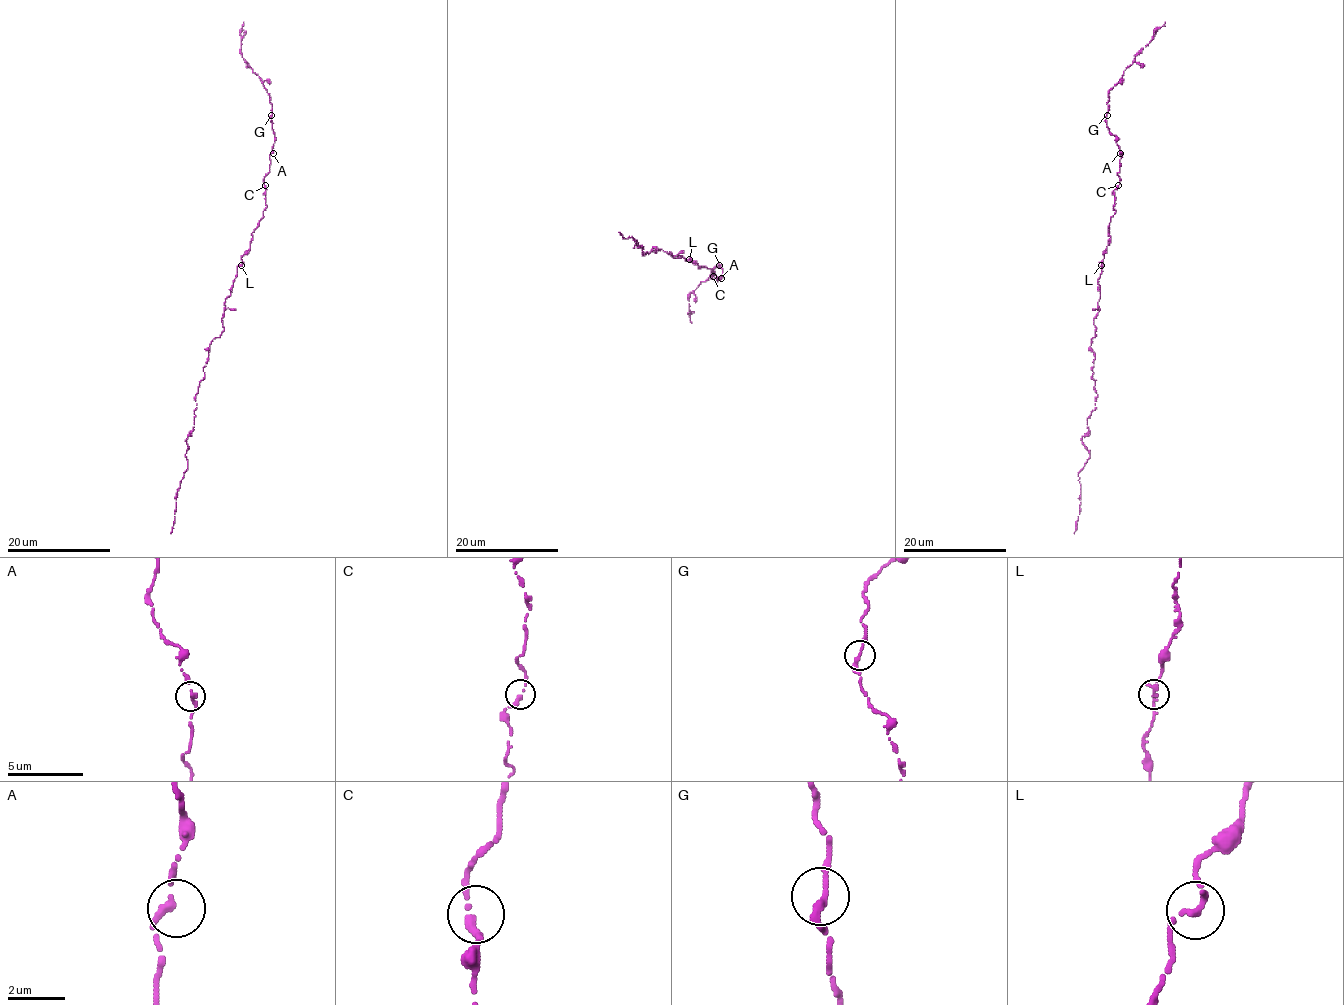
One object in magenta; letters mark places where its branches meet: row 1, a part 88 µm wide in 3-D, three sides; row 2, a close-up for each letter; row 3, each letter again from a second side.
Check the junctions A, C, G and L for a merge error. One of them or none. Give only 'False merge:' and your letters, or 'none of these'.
False merge: none of these

